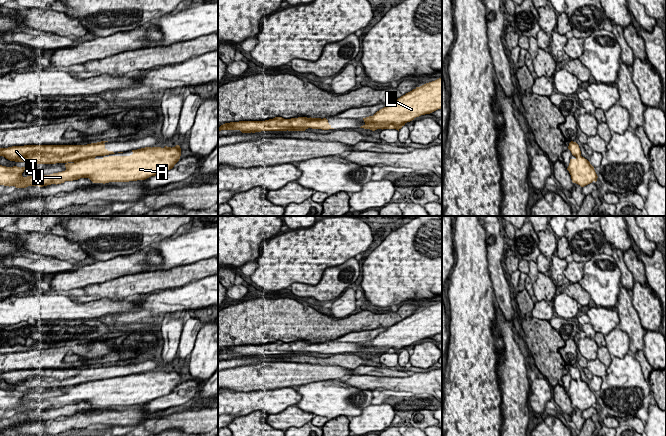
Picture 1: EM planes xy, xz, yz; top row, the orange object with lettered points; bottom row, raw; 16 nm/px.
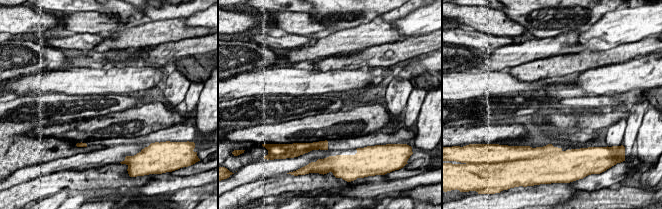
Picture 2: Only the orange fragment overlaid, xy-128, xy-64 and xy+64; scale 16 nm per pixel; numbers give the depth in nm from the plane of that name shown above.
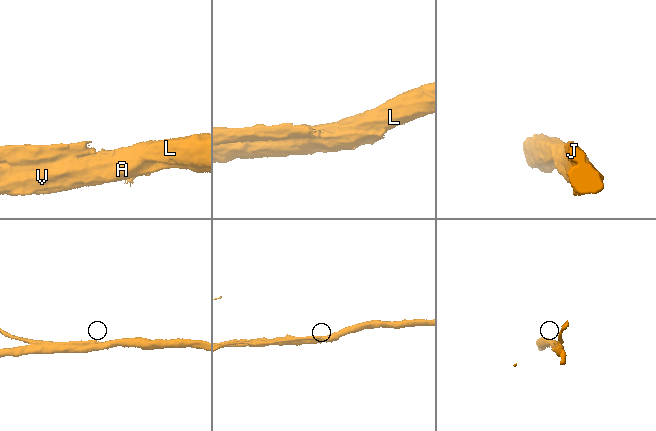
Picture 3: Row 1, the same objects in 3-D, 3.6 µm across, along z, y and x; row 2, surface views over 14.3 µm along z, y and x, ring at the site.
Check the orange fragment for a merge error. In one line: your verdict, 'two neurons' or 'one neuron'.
two neurons

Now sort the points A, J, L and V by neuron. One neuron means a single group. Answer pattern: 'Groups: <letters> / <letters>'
Groups: A L V / J

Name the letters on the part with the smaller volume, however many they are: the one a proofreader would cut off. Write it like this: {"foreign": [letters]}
{"foreign": ["J"]}

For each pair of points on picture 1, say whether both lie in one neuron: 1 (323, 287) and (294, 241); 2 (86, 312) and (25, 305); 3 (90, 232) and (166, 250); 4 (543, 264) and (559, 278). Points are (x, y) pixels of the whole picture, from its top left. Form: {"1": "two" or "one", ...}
{"1": "two", "2": "one", "3": "two", "4": "two"}

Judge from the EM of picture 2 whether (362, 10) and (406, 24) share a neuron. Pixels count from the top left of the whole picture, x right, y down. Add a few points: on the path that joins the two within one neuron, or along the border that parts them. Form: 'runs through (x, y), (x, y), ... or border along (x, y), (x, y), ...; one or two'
border along (414, 10), (391, 22); two

